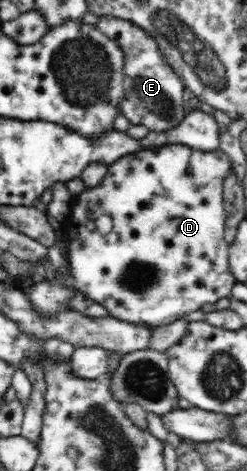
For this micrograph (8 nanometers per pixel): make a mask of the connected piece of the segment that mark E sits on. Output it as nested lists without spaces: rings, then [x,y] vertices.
[[[111,16],[99,18],[97,26],[123,50],[125,82],[123,82],[123,102],[120,114],[129,119],[131,126],[145,126],[149,132],[163,132],[177,128],[186,116],[187,107],[183,101],[185,88],[179,75],[164,60],[157,42],[150,34],[127,20]]]

